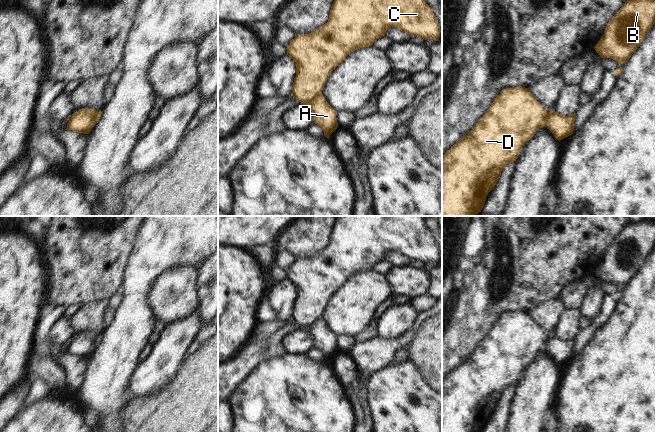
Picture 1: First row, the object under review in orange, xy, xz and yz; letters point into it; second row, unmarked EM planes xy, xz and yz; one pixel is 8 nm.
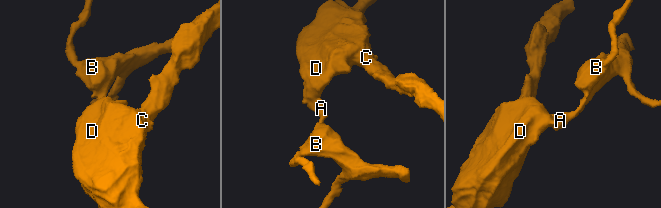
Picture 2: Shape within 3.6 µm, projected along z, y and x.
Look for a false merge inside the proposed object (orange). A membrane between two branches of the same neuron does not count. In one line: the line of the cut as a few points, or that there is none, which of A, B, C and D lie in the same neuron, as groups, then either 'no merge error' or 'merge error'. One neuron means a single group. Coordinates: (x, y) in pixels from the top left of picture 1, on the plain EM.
xz (321, 316), (303, 328) | A B / C D | merge error

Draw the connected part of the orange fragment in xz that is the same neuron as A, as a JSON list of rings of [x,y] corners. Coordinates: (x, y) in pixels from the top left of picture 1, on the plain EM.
[[[322,317],[303,329],[311,336],[314,347],[322,352],[324,360],[329,363],[338,352],[337,335],[328,328]]]

